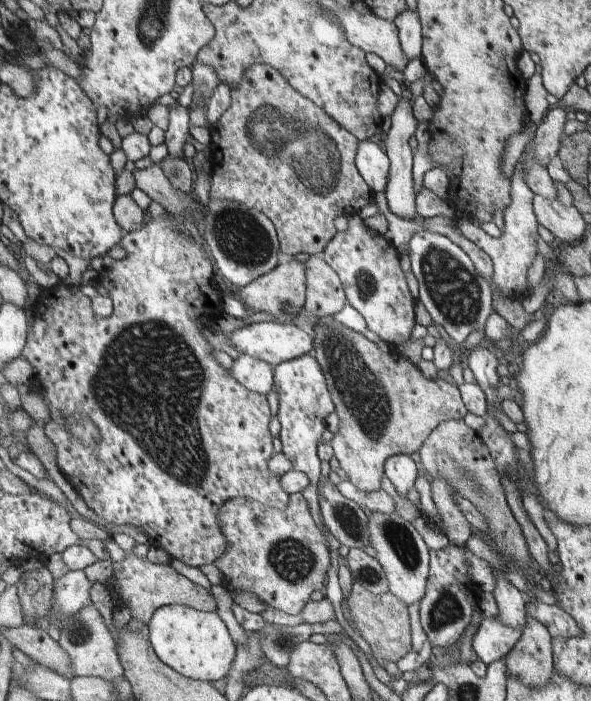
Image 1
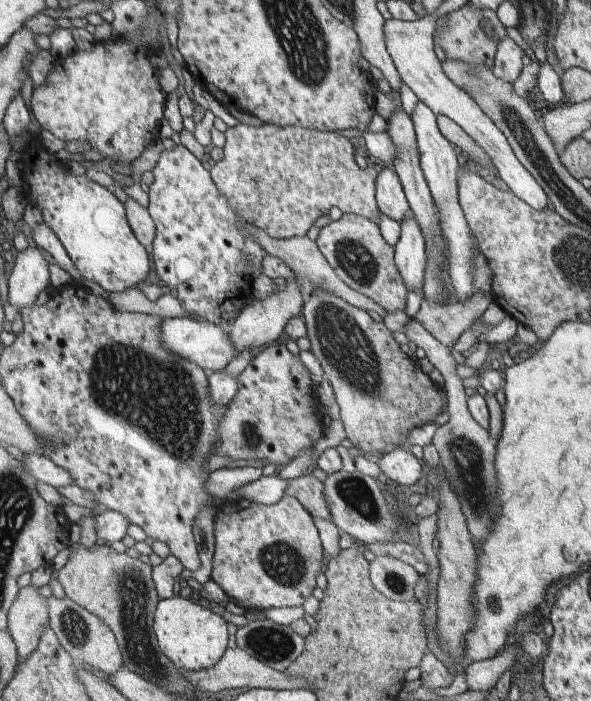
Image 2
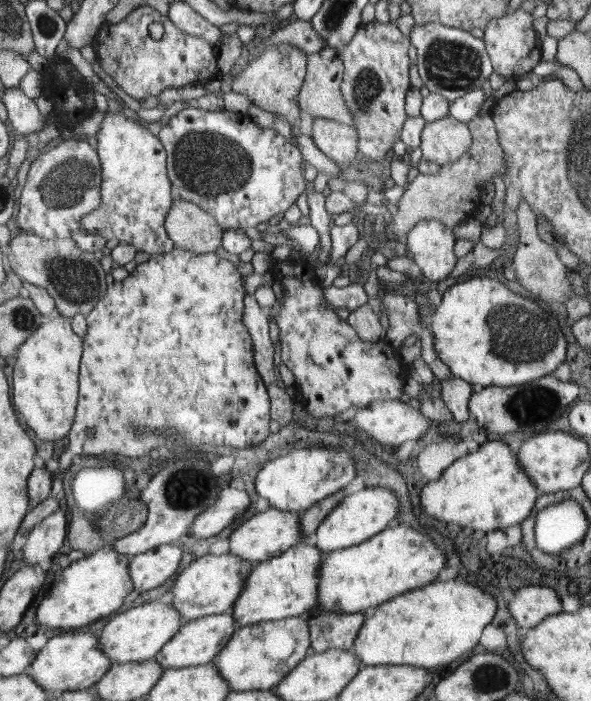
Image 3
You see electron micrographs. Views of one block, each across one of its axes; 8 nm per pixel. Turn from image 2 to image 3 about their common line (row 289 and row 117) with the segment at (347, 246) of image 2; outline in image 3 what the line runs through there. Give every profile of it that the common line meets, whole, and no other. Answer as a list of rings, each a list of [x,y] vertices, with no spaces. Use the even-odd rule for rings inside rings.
[[[396,22],[362,24],[340,56],[344,75],[340,86],[344,104],[354,116],[354,124],[360,136],[360,154],[370,160],[382,160],[403,132],[406,112],[404,98],[410,90],[408,78],[408,48],[410,40],[396,28]]]

